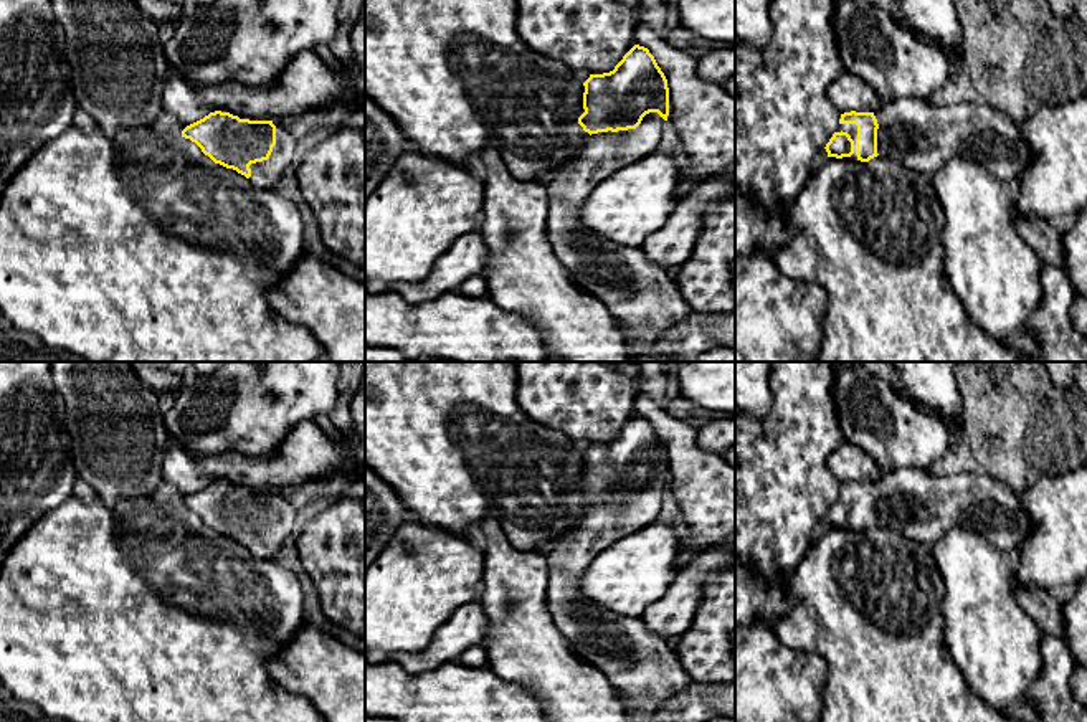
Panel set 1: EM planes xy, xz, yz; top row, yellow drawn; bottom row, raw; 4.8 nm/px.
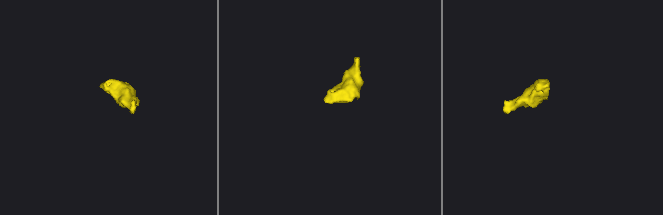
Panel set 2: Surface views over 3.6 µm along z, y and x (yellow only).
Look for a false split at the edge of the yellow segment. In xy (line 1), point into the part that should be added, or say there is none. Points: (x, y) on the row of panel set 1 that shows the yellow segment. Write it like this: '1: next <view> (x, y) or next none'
1: next none

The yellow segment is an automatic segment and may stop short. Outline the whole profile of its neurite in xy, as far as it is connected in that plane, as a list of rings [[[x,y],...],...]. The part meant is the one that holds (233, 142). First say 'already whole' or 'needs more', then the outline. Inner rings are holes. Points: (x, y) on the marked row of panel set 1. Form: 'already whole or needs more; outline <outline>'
already whole; outline [[[215,111],[187,126],[182,137],[195,142],[215,164],[249,178],[249,165],[269,159],[276,145],[276,126],[273,121],[240,119]]]

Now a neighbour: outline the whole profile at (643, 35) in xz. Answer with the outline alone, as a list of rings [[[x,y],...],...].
[[[643,20],[634,30],[634,41],[649,50],[657,66],[664,73],[669,88],[669,116],[682,142],[689,164],[679,169],[676,203],[691,193],[700,182],[725,173],[732,180],[730,195],[710,207],[704,215],[702,231],[689,259],[672,273],[691,311],[704,314],[735,312],[735,97],[724,86],[712,84],[699,78],[697,58],[684,50],[671,46],[664,35],[654,33]]]

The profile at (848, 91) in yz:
[[[843,71],[829,86],[828,86],[829,102],[841,112],[876,112],[882,101],[876,91],[857,74]]]

